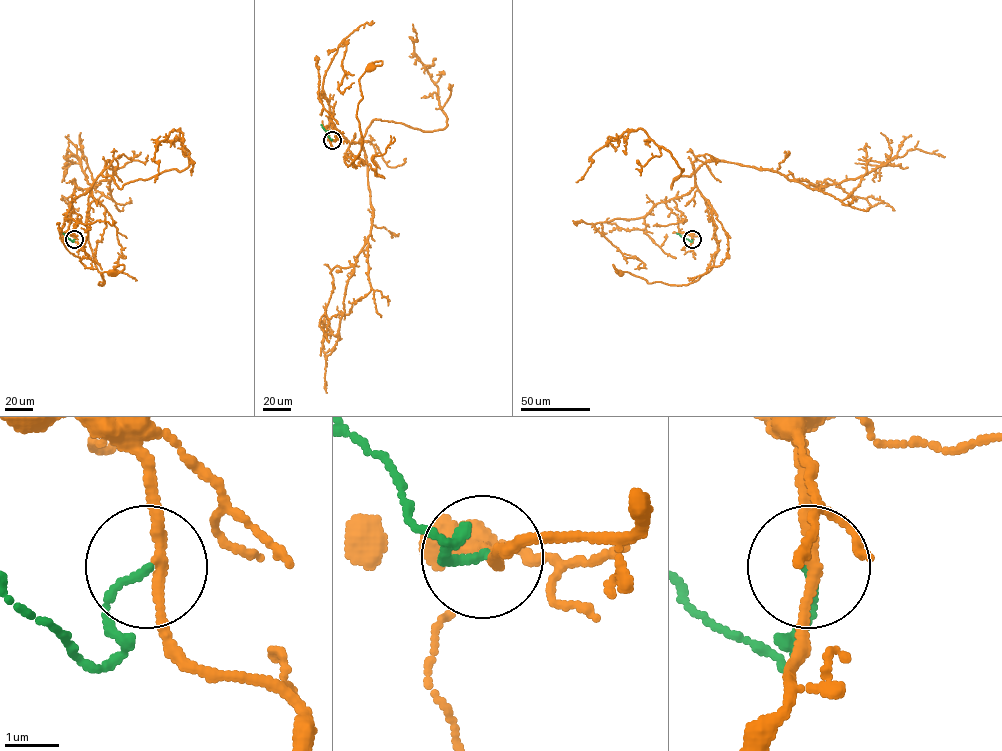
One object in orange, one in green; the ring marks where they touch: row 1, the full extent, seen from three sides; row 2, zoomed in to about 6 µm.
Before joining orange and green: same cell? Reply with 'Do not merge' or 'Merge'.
Merge

